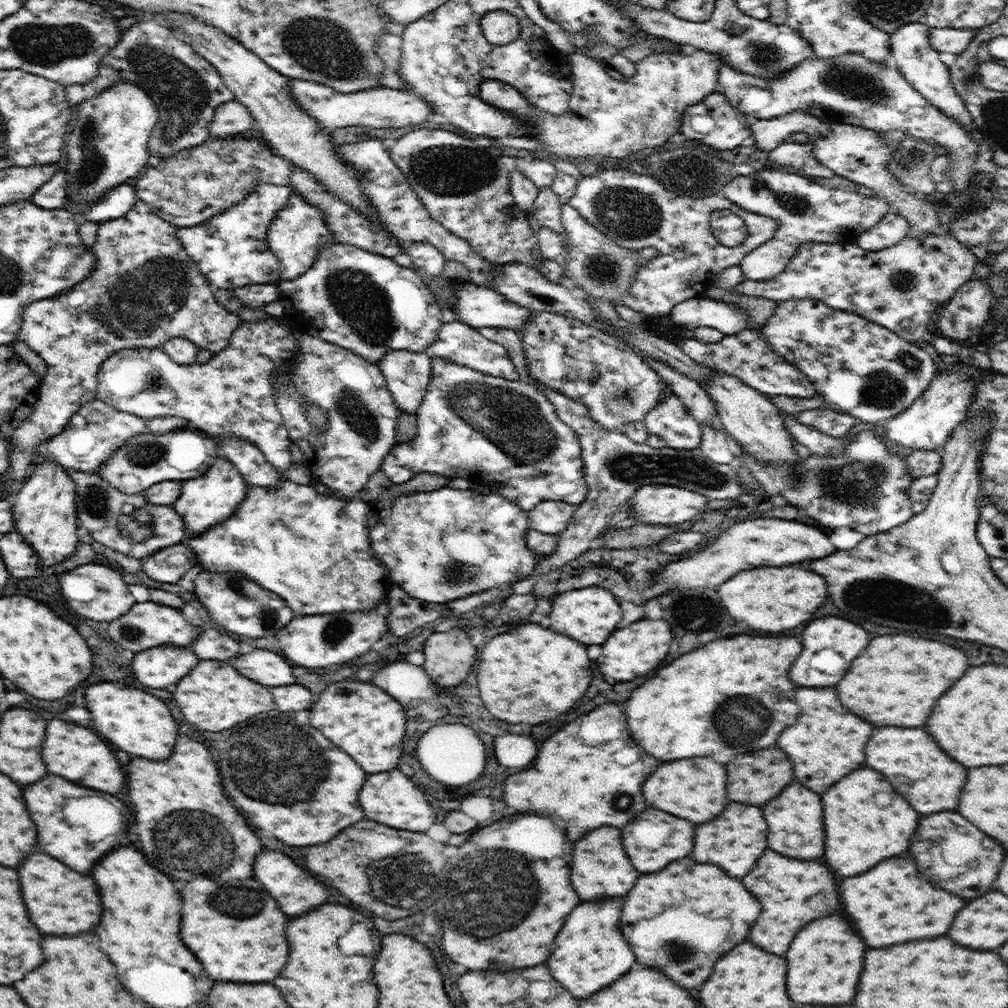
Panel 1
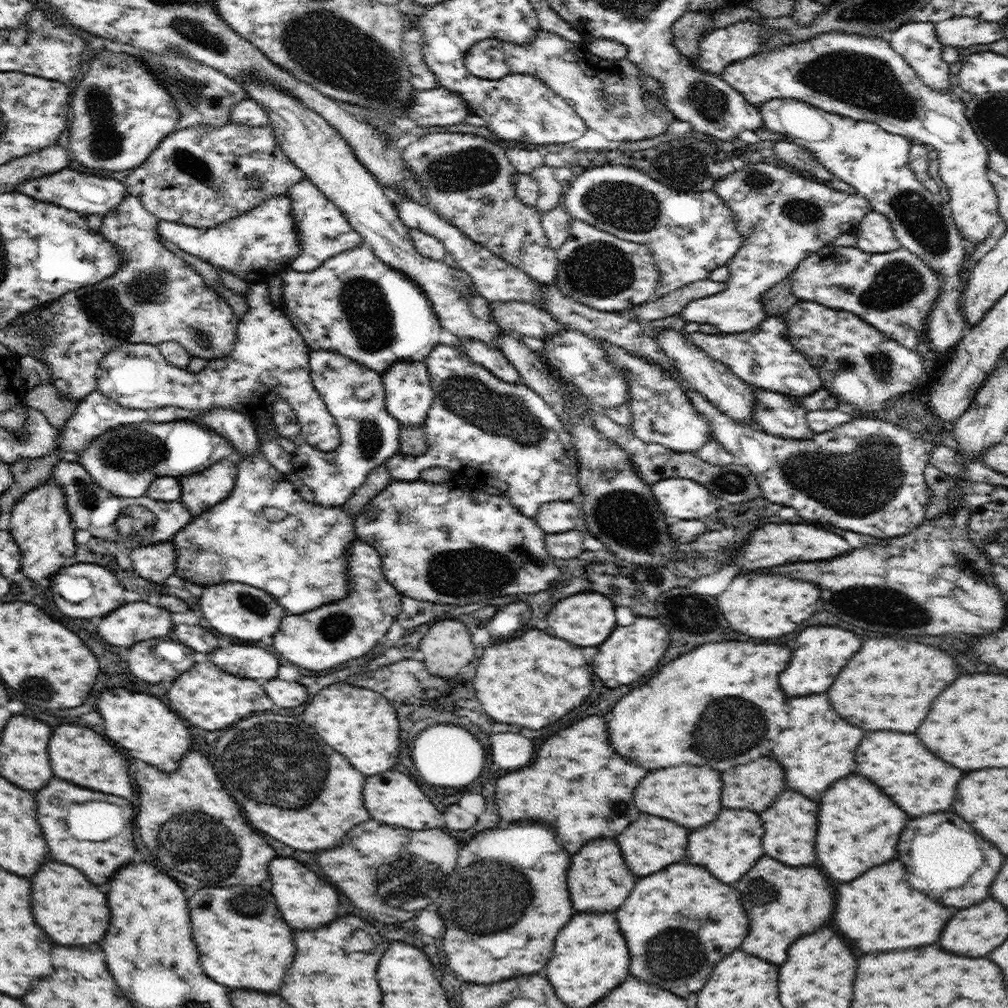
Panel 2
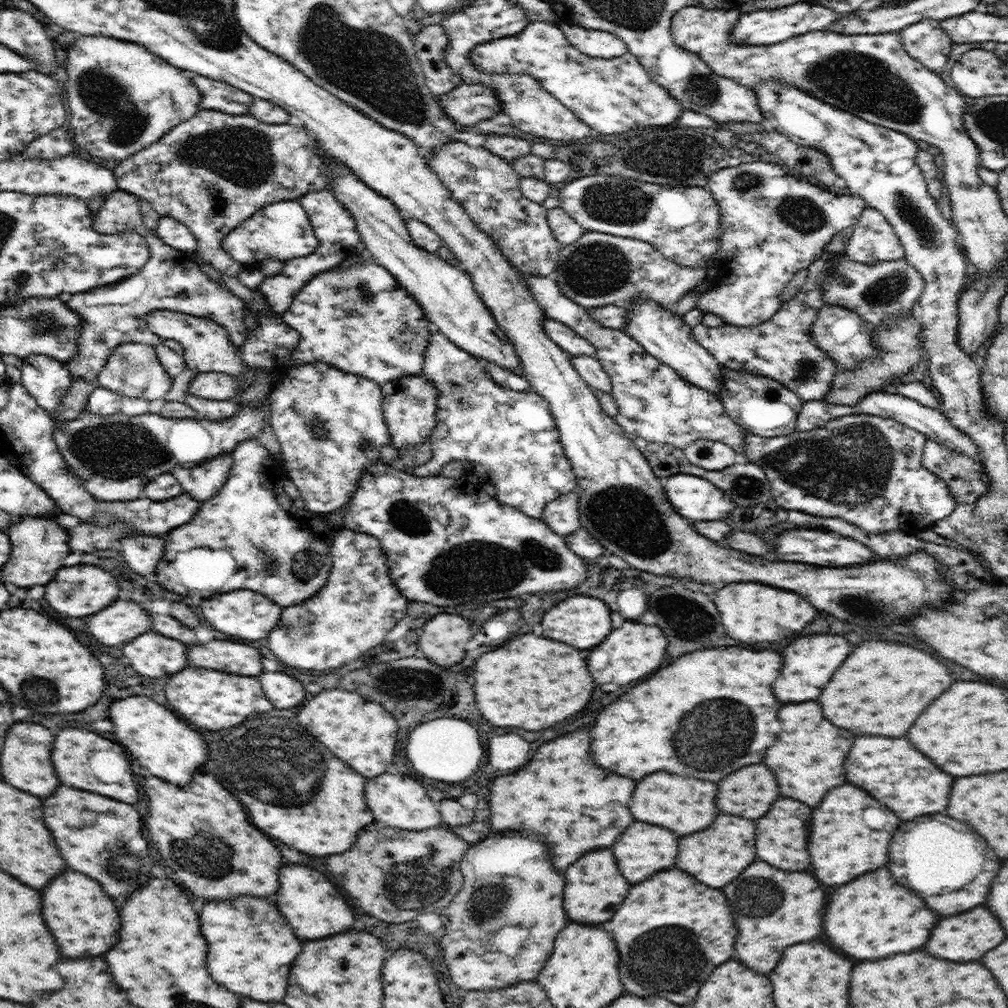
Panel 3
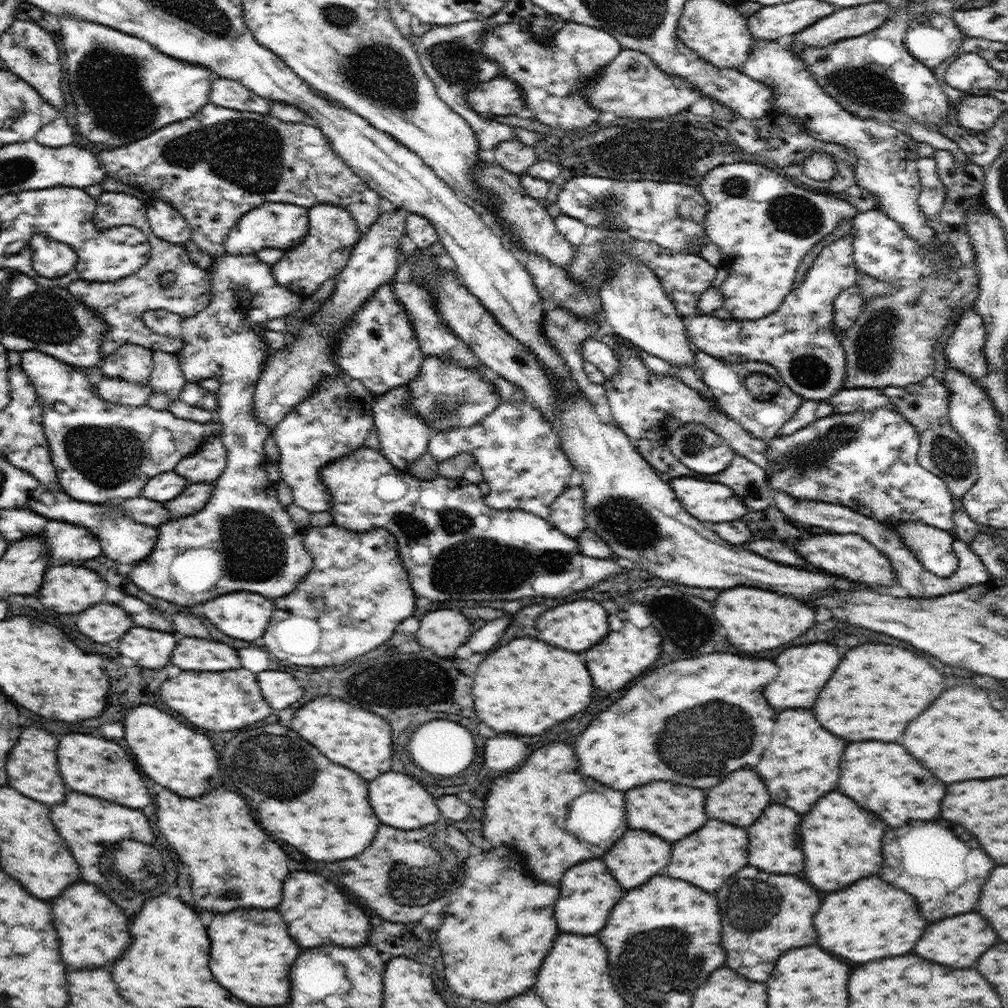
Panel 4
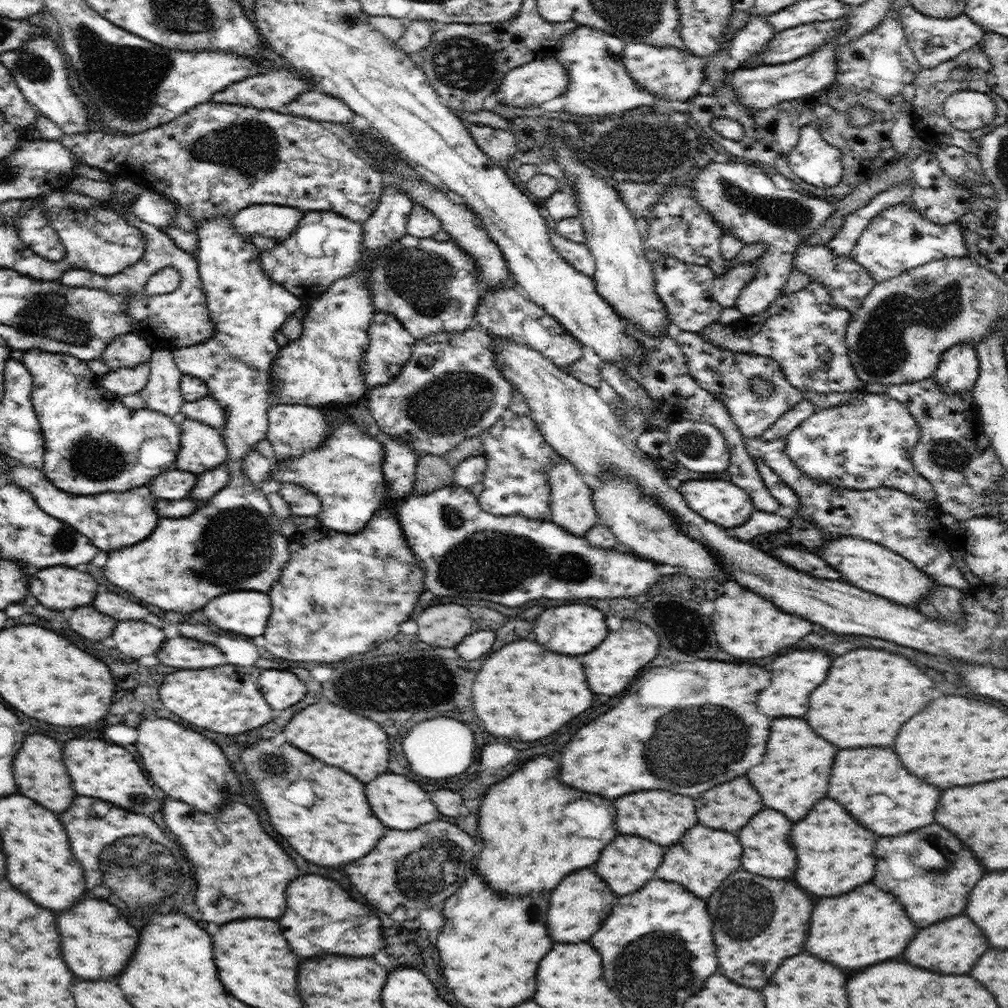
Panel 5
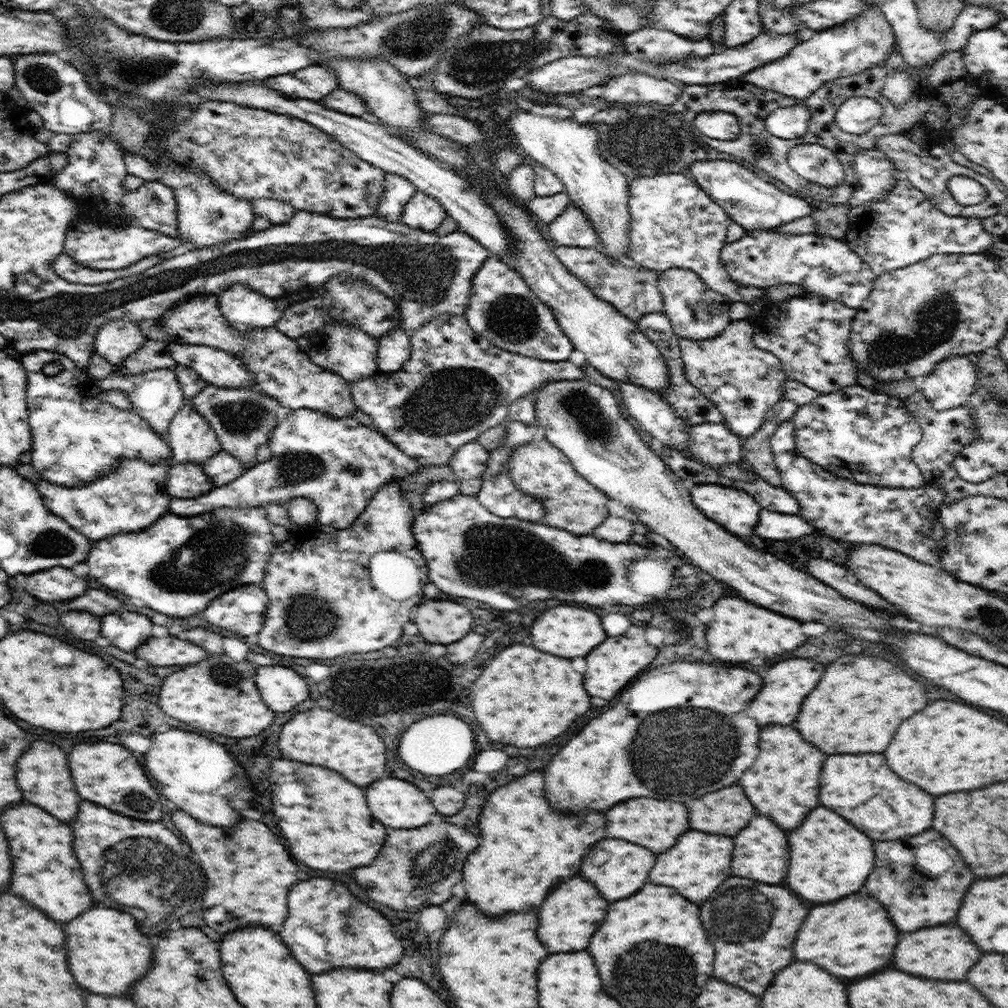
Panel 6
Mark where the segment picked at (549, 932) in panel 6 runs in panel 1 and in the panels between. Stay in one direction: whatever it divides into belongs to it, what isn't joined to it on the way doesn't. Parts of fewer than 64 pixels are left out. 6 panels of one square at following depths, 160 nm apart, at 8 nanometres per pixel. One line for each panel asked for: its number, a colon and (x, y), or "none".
1: (600, 867)
2: (607, 882)
3: (597, 870)
4: (588, 892)
5: (578, 907)

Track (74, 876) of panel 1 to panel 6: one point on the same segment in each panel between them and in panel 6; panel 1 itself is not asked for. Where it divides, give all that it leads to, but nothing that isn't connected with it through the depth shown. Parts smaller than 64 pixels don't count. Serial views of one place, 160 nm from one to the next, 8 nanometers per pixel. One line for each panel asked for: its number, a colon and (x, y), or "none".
2: (70, 909)
3: (84, 920)
4: (93, 932)
5: (97, 941)
6: (106, 951)

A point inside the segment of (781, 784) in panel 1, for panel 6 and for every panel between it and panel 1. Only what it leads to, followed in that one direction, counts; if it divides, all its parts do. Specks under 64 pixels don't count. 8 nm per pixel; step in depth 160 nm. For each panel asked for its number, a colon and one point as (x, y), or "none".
2: (756, 785)
3: (752, 791)
4: (741, 798)
5: (730, 806)
6: (727, 811)

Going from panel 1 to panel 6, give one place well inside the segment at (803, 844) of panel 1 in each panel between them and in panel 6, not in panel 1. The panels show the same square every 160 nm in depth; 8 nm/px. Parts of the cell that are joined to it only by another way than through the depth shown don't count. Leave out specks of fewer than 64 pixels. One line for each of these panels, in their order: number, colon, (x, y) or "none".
2: (791, 824)
3: (782, 841)
4: (774, 844)
5: (768, 850)
6: (761, 853)

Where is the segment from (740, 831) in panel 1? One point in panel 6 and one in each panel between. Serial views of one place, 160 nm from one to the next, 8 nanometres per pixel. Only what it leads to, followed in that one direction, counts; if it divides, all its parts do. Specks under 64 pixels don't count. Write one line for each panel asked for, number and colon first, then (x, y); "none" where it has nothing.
2: (730, 846)
3: (717, 855)
4: (709, 857)
5: (703, 857)
6: (700, 862)

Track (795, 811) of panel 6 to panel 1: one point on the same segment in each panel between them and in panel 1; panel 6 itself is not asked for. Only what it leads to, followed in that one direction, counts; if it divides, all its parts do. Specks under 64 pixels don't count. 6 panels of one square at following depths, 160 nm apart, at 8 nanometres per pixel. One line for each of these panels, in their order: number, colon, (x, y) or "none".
1: (829, 744)
2: (818, 749)
3: (809, 755)
4: (803, 762)
5: (793, 776)

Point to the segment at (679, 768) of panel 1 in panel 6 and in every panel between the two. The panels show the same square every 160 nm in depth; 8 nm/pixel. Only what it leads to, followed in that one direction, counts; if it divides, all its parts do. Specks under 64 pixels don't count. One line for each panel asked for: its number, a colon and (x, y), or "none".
2: (689, 795)
3: (685, 805)
4: (672, 811)
5: (663, 817)
6: (656, 824)

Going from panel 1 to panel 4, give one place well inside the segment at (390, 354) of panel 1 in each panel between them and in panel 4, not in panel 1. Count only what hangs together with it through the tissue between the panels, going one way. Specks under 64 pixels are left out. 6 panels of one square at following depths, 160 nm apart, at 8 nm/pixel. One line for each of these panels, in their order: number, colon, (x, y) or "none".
2: (409, 393)
3: (409, 409)
4: (404, 435)

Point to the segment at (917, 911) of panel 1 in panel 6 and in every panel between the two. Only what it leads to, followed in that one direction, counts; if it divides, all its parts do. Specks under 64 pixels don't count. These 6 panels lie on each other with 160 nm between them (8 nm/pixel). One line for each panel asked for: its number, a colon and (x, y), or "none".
2: (879, 912)
3: (872, 917)
4: (871, 919)
5: (867, 925)
6: (854, 937)

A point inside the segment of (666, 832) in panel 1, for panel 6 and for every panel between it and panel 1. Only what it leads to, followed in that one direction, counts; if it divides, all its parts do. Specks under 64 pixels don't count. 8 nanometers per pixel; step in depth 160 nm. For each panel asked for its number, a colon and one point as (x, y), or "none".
2: (651, 843)
3: (644, 849)
4: (637, 856)
5: (629, 862)
6: (626, 871)

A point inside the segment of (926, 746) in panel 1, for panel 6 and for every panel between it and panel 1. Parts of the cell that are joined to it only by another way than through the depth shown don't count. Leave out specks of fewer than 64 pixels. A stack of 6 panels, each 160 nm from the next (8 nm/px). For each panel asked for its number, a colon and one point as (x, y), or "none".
2: (899, 763)
3: (898, 775)
4: (884, 778)
5: (875, 788)
6: (861, 787)

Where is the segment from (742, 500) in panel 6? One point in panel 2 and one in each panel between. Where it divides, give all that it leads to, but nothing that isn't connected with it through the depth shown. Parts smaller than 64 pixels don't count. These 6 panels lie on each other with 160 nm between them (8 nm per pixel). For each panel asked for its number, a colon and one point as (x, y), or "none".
2: (683, 498)
3: (694, 498)
4: (707, 500)
5: (722, 502)

